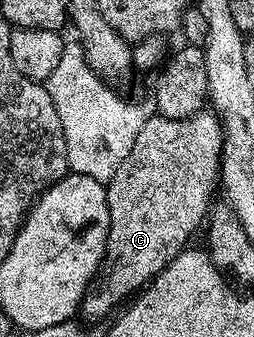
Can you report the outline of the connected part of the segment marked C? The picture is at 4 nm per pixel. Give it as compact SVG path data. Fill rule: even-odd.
M204 109L196 113L195 115L189 116L188 119L164 119L162 117L154 117L155 119L148 118L146 122L143 124L143 128L141 129L141 133L137 133L137 141L133 141L133 149L129 149L129 157L125 157L125 161L121 161L121 169L117 169L117 173L113 173L113 177L111 180L106 183L106 189L107 189L107 204L109 205L109 237L107 238L107 253L103 256L103 266L101 268L101 277L96 278L94 282L92 282L91 286L88 287L87 292L83 295L83 301L81 304L81 315L84 320L87 321L101 321L99 319L103 318L105 315L109 314L111 310L114 309L114 307L122 308L124 306L123 299L130 300L132 296L134 296L136 293L143 290L144 287L147 286L148 283L151 282L151 280L156 279L157 276L160 275L160 273L165 270L165 268L172 263L180 254L185 250L185 248L188 246L187 243L191 239L191 234L194 233L195 230L202 228L205 223L205 218L207 217L209 213L209 208L212 206L213 198L211 199L211 194L214 193L215 187L216 191L217 188L220 186L221 183L221 171L220 171L220 165L223 161L223 125L221 122L221 119L218 114L214 110L211 109Z

